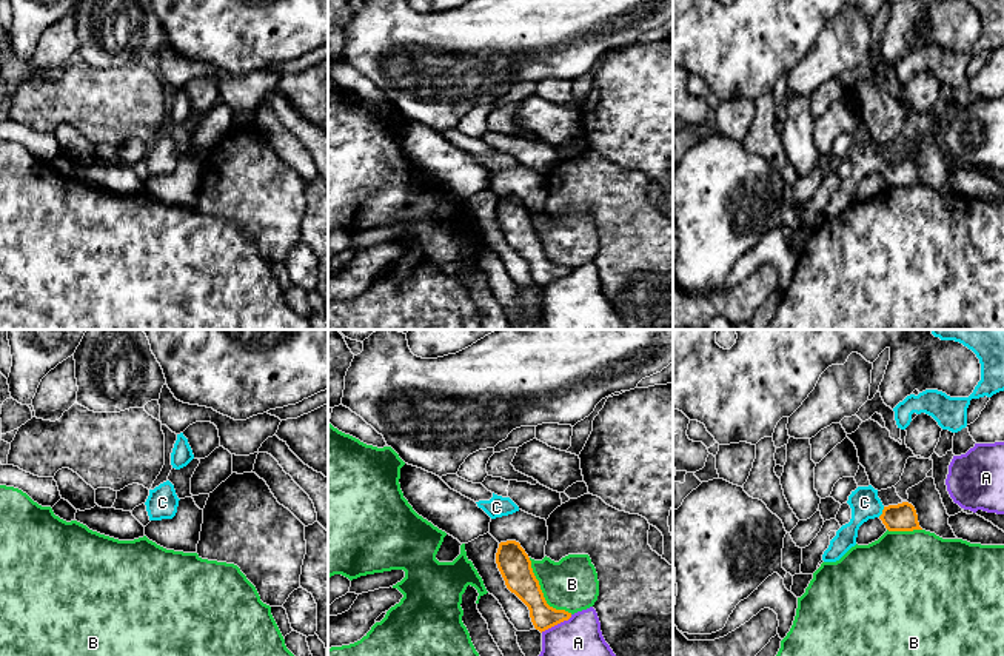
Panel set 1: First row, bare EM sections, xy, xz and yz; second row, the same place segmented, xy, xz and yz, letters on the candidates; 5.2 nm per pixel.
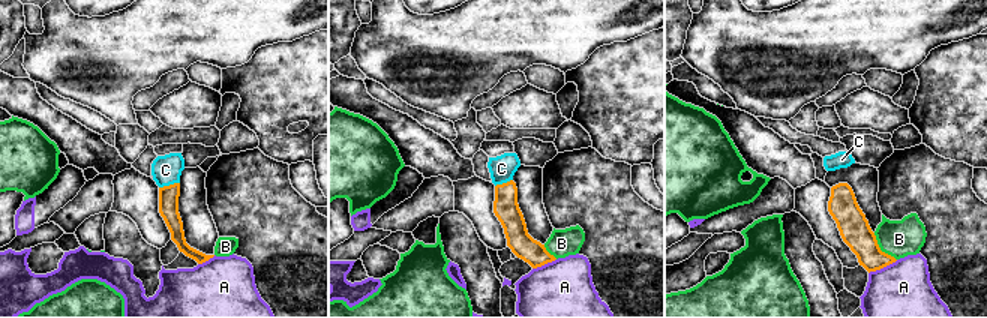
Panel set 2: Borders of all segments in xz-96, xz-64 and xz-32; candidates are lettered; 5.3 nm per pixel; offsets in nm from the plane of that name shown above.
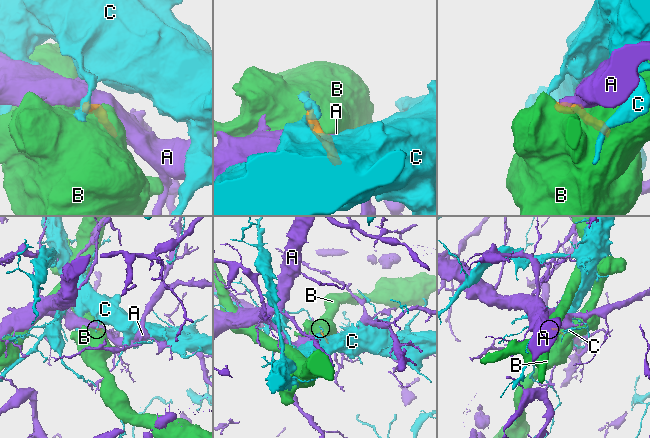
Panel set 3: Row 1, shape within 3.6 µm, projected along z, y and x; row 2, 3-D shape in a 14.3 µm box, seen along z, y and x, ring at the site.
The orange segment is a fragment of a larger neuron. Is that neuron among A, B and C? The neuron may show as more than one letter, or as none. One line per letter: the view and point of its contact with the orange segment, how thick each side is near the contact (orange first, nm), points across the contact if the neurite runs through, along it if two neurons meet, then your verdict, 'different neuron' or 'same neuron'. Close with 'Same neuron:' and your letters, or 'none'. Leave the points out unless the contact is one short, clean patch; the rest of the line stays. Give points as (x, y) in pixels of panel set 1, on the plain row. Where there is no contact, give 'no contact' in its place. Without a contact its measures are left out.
A: xz (556, 279) | 140/380 nm | different neuron
B: xz (542, 248) | 170/280 nm | different neuron
C: yz (883, 167) | 140/160 nm | across yz (896, 173), (883, 167), (864, 157) | same neuron
Same neuron: C

